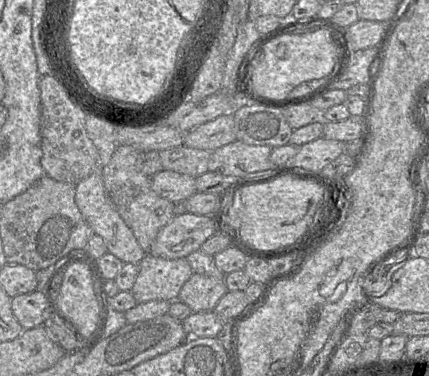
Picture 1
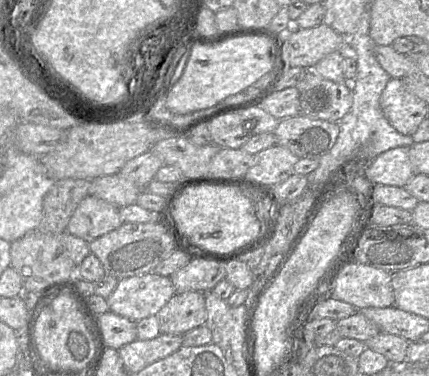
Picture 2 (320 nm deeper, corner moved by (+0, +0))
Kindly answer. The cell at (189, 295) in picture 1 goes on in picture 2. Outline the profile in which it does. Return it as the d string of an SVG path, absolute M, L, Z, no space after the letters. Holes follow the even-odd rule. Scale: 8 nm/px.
M200 291L176 293L156 314L161 334L185 334L205 325L205 295Z

